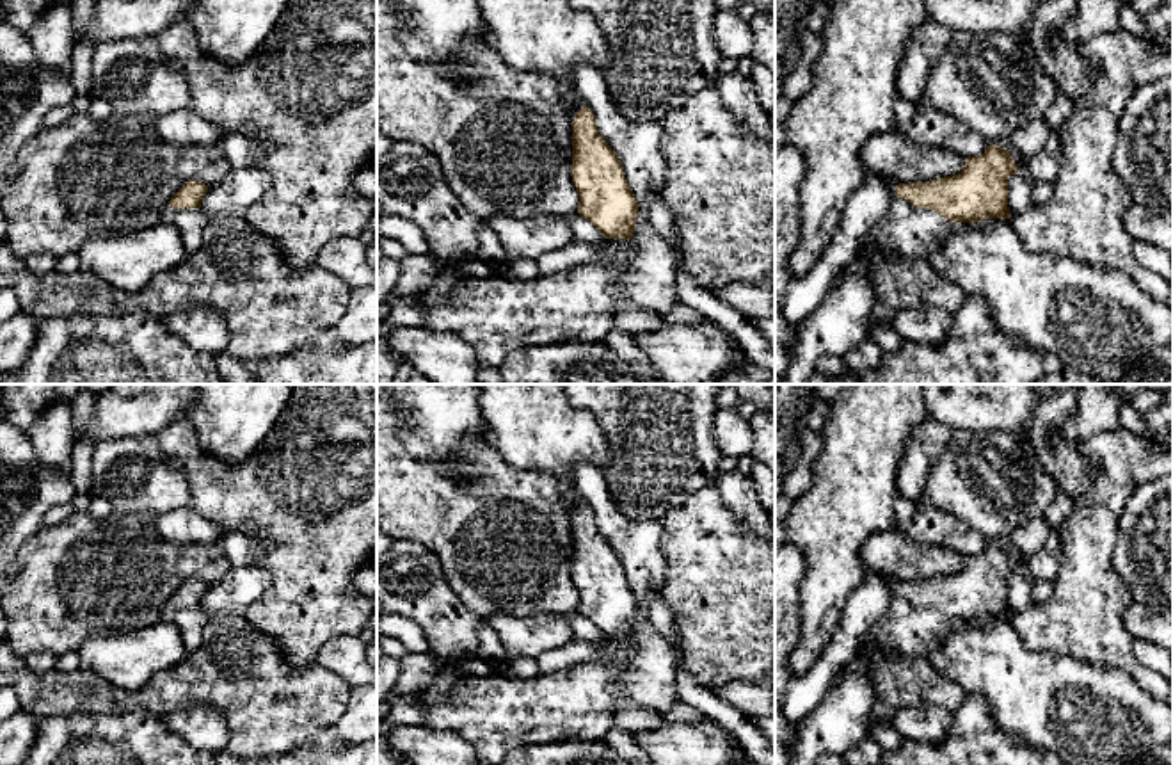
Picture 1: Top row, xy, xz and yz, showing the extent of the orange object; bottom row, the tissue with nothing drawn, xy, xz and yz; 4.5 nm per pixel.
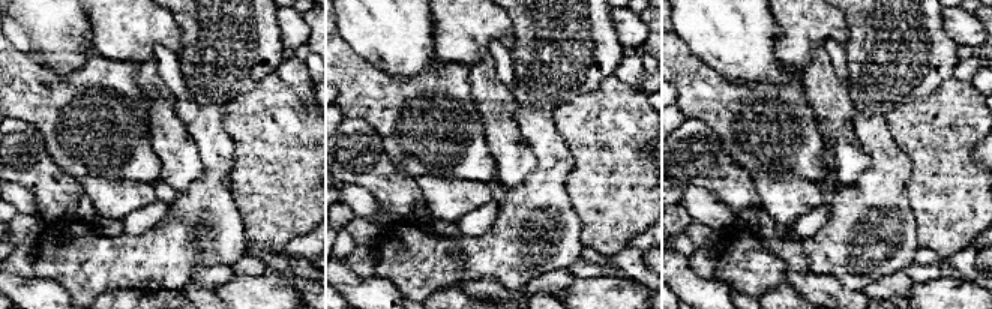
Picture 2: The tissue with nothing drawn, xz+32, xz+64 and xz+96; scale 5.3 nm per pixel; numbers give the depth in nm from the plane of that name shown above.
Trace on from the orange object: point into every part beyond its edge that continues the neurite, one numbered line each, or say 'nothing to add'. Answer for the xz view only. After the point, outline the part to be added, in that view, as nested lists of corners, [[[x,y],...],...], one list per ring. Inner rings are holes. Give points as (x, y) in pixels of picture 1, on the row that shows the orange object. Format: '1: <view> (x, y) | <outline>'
1: xz (569, 95) | [[[572,73],[560,76],[560,89],[562,89],[562,98],[571,107],[571,114],[576,117],[585,103],[583,103],[583,100],[579,98],[579,94],[574,89]]]

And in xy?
1: xy (191, 223) | [[[167,205],[162,210],[162,221],[167,221],[180,230],[185,251],[192,254],[201,246],[201,235],[208,224],[208,215],[201,206],[180,210]]]

